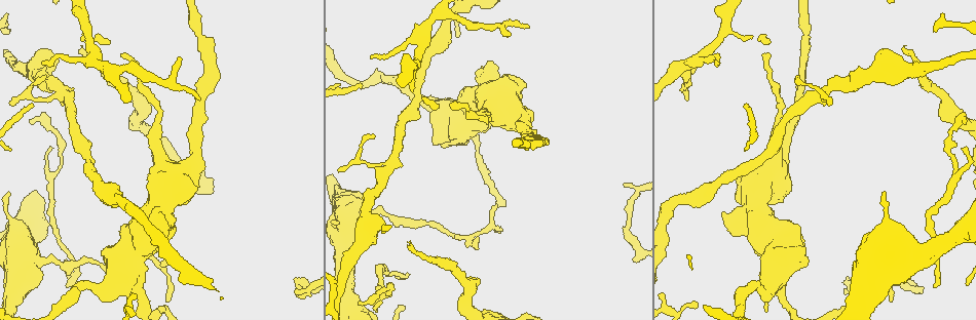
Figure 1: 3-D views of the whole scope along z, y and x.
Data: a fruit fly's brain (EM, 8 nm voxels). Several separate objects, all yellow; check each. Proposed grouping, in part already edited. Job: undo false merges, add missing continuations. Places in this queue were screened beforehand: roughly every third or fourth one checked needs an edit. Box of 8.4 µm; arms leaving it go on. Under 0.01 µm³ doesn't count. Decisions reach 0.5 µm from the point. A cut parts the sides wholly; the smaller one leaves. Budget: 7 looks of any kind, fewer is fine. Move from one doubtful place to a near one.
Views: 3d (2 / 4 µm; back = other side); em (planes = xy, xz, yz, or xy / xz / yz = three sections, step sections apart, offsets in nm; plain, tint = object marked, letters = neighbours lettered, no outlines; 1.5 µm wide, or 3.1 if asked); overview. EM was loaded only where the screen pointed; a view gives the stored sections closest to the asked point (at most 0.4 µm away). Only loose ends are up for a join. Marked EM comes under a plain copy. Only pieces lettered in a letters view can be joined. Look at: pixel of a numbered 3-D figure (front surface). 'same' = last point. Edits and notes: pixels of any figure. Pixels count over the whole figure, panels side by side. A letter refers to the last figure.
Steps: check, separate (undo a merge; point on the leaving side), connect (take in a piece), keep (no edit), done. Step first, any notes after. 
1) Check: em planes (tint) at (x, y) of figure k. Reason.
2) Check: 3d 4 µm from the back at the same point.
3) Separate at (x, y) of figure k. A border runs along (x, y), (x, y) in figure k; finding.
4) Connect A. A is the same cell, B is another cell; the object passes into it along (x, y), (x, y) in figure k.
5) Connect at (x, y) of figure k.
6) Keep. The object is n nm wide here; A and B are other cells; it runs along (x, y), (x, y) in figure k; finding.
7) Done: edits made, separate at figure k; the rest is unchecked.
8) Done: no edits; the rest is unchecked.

Check: em planes (letters) at (902, 49) of figure 1. Branch stops here.

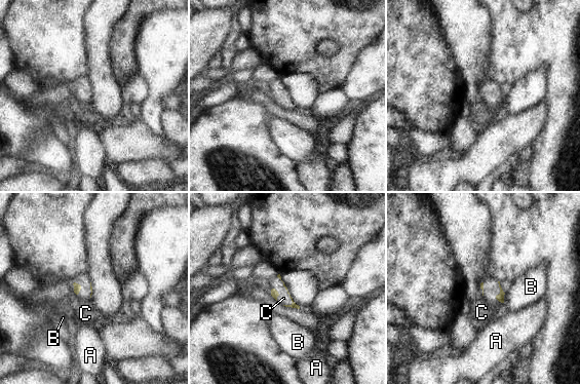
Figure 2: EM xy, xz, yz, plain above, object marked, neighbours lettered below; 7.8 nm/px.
Connect C. The longest contact is with C, 260 nm; C is the same cell, A and B are other cells; the object passes into it along (294, 305), (286, 290), (283, 298) in figure 2; the neuron continues.

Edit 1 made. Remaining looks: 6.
Check: overview. See it whole again.

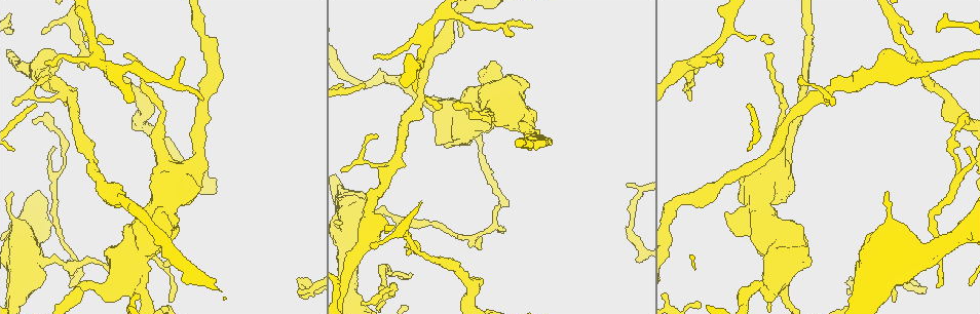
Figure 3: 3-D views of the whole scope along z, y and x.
Check: em xz step 4 (tint) at (44, 64) of figure 3. Tapers out.

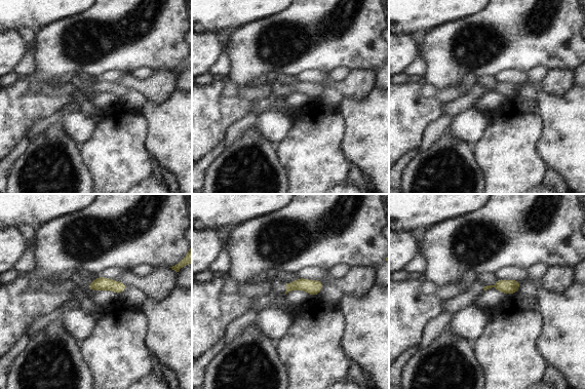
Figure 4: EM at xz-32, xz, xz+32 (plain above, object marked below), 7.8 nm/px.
Check: em xy step 8 (letters) at the same point.

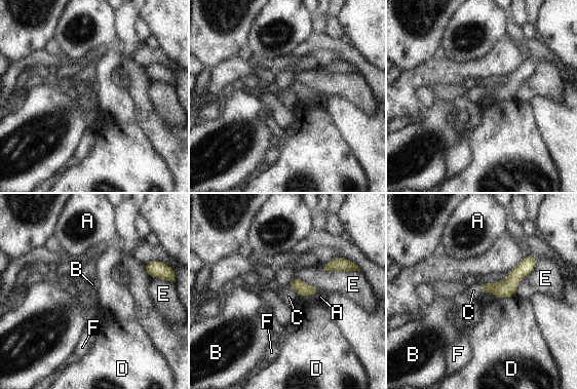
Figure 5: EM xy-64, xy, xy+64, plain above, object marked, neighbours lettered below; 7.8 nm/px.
Connect C. The longest contact is with E, 220 nm; C is the same cell, A, B, D, E and F are other cells; the object passes into it along (302, 288), (294, 289), (289, 297) in figure 5; the neuron continues.

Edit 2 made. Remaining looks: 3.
Check: overview.

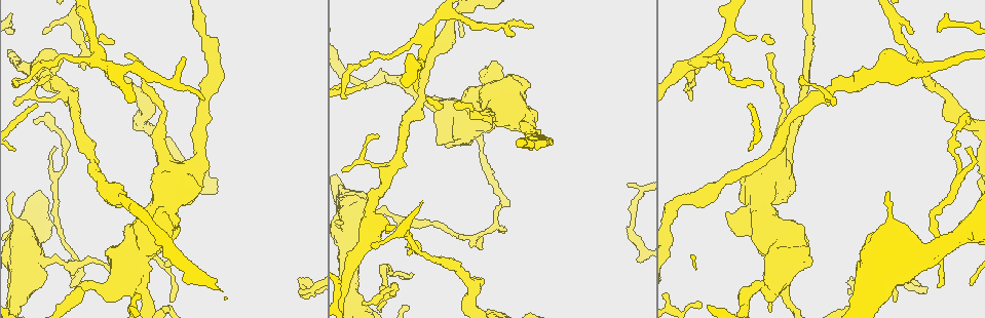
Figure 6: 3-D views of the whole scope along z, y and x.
Check: em planes (letters) at (71, 285) of figure 6. Free end.

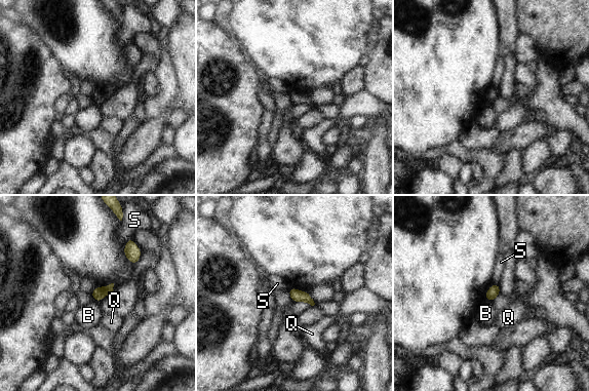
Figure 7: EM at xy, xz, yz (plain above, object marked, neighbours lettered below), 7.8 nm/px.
Keep. The object is 90 nm wide here; B, Q and S are other cells; a border runs along (499, 283), (492, 285) in figure 7; none of them fits.

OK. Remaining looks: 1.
Done: edits made, connect at figure 2, connect at figure 5; the rest is unchecked.

